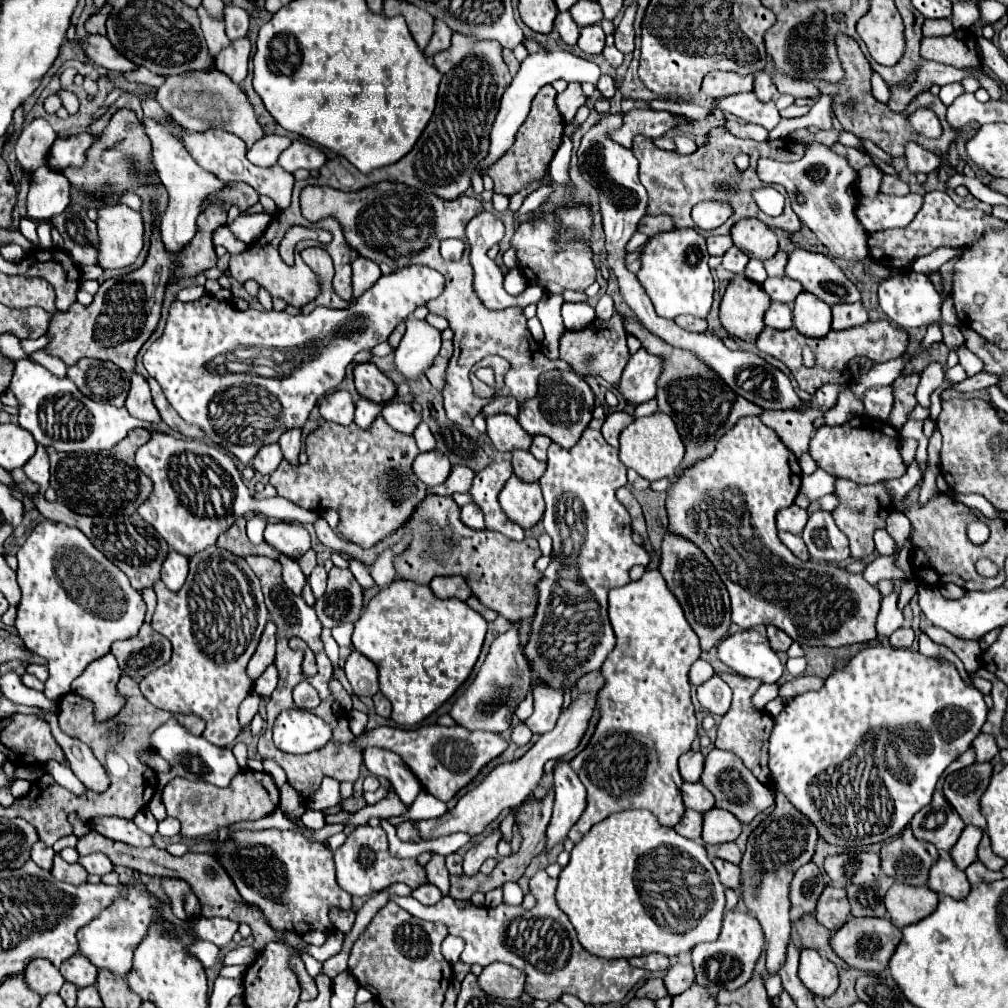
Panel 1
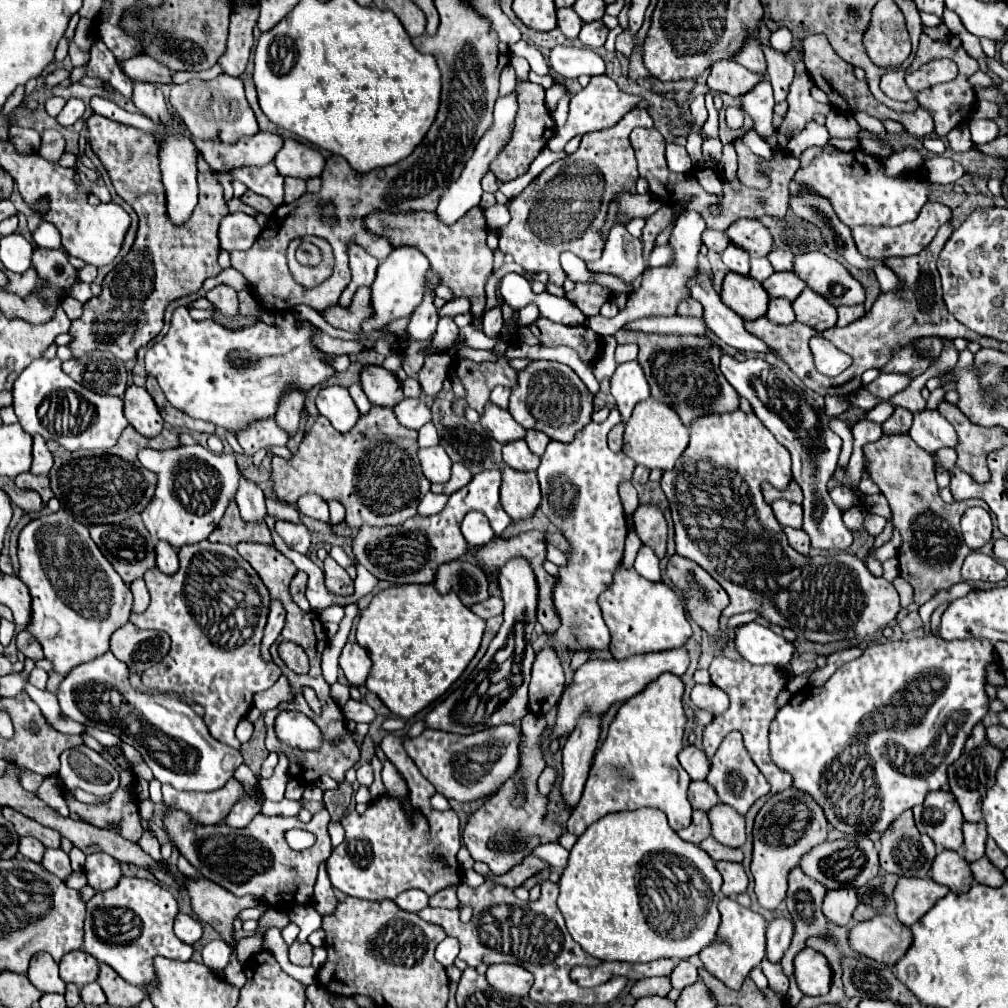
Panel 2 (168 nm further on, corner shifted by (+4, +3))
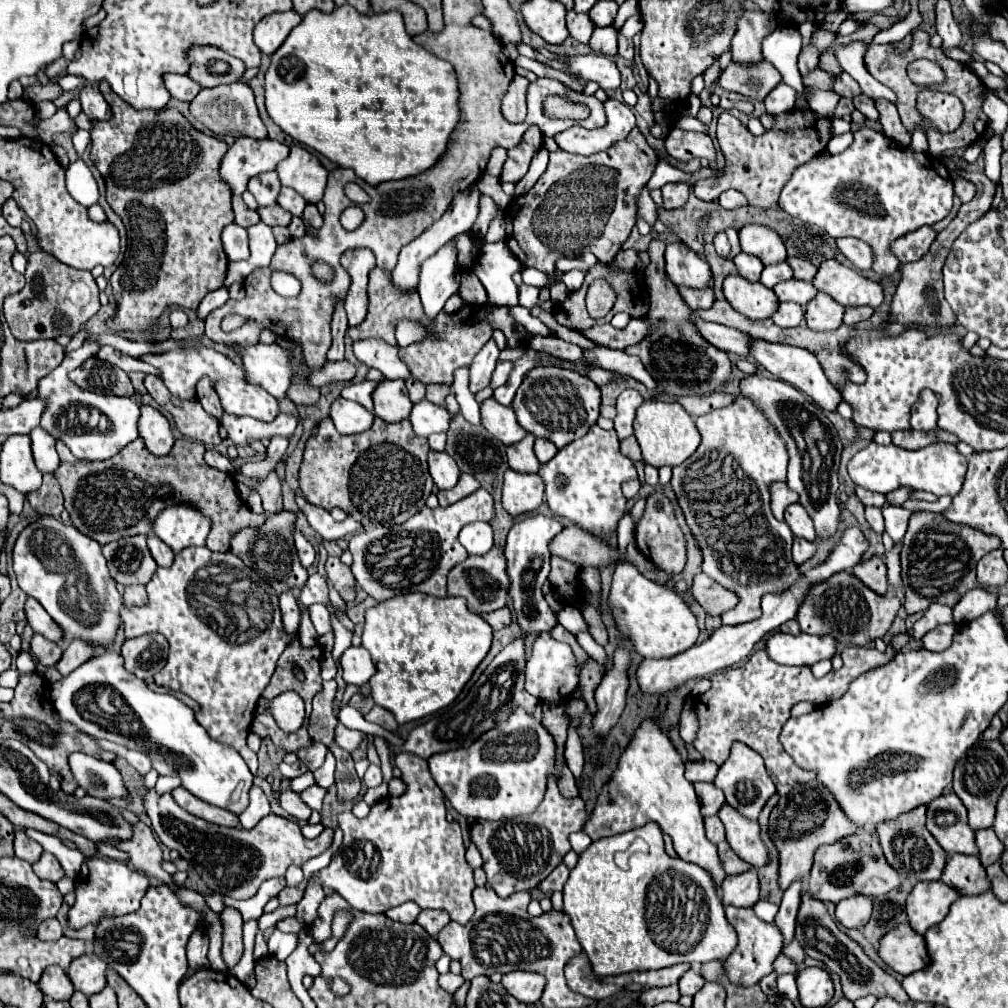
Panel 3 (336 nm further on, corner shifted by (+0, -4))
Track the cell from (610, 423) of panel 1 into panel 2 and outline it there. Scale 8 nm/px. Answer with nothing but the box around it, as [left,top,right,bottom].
[608,424,624,452]

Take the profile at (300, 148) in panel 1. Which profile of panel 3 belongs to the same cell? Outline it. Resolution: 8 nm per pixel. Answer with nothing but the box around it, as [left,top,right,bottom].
[276,145,328,205]

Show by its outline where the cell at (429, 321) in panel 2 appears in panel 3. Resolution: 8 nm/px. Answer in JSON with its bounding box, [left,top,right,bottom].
[416,239,460,319]

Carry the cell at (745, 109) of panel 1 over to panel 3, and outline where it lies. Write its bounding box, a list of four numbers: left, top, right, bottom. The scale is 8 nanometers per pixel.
[764,83,796,113]

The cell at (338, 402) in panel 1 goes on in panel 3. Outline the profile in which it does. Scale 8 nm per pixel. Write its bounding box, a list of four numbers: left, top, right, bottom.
[330,397,374,435]

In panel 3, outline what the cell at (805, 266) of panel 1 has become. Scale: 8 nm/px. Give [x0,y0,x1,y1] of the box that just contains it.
[814,259,884,307]

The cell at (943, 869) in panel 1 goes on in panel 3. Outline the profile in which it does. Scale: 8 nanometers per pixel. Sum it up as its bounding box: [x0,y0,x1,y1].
[942,855,990,895]

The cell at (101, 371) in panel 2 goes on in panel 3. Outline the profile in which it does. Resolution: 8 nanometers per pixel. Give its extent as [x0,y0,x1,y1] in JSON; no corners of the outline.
[70,359,134,397]

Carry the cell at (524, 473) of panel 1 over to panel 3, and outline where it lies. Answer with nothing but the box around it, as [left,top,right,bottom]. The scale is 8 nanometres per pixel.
[508,435,540,473]

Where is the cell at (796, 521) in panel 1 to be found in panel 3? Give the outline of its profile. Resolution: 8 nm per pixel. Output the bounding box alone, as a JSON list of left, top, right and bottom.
[786,503,816,541]

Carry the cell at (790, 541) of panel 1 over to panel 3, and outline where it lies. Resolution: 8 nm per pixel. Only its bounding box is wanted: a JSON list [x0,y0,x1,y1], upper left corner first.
[792,537,816,565]

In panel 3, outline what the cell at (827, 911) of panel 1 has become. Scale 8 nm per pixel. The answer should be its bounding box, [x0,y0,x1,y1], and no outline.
[836,895,872,929]

